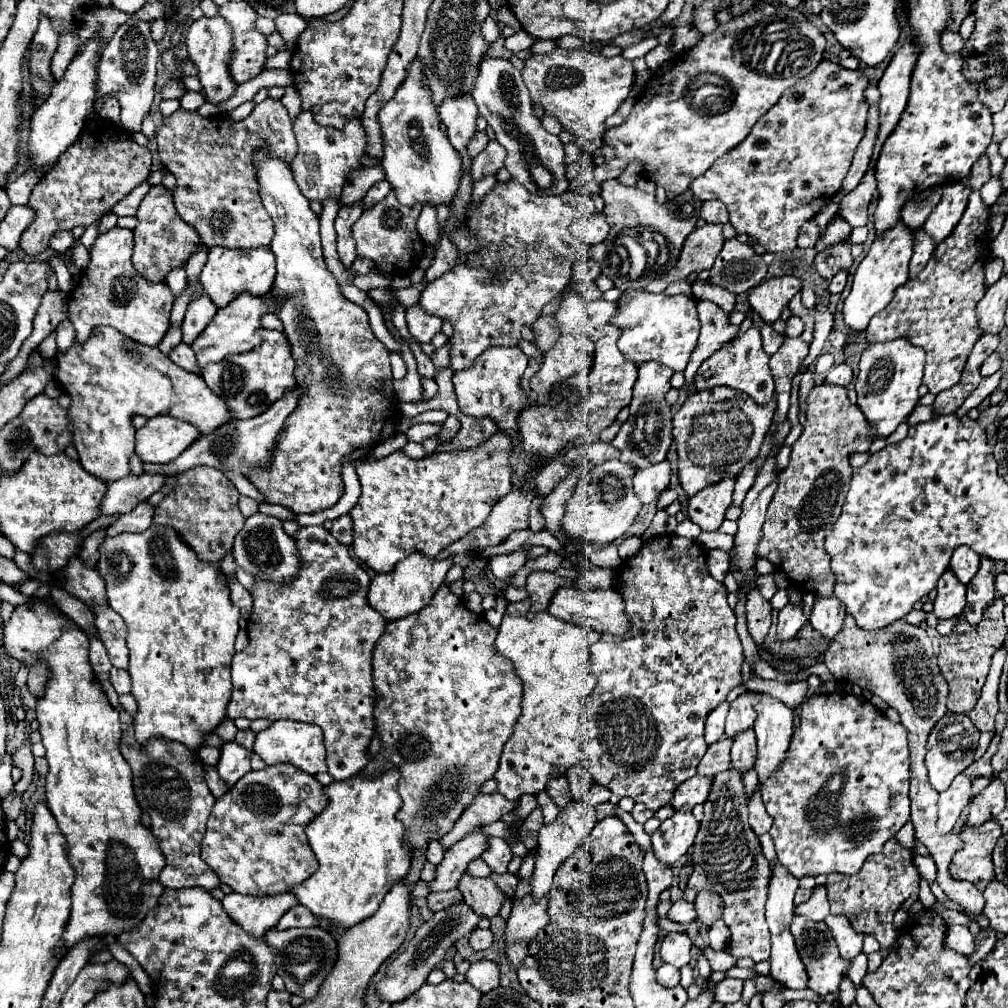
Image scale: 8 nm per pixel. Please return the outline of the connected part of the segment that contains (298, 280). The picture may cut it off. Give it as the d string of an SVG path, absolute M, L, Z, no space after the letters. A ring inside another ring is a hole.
M267 147L257 149L253 163L257 169L261 201L275 223L275 237L269 249L277 261L277 277L271 295L277 301L275 315L283 321L283 333L291 343L295 379L297 387L301 389L301 397L297 409L287 417L285 427L279 433L271 469L253 473L249 481L267 497L269 503L279 503L295 513L317 513L333 507L345 493L345 483L341 479L343 459L357 449L375 447L397 433L401 401L393 389L395 379L391 375L389 349L373 335L365 309L351 303L341 293L335 275L327 269L319 239L319 217L311 211L309 201L301 195L291 167L277 157L269 157Z

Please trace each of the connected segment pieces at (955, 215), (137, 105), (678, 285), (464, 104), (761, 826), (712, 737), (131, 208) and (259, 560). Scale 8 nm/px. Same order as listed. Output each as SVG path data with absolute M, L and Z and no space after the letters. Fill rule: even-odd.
M953 183L943 189L943 197L941 197L939 205L931 211L931 215L923 223L923 231L927 235L931 235L935 245L941 243L959 223L959 219L965 211L969 193L971 193L971 189L965 183Z
M127 21L123 23L111 41L107 43L101 63L99 63L99 81L97 81L97 97L115 95L121 105L121 127L131 133L141 131L143 115L151 111L151 103L155 97L155 75L157 75L157 45L151 37L151 21Z
M687 279L671 283L663 293L665 293L665 295L677 295L677 293L681 293L681 295L689 295L689 297L693 297L693 295L691 295L691 283L689 283Z
M469 93L445 97L439 107L439 117L447 127L447 137L451 145L463 155L462 174L466 174L471 167L471 159L467 157L467 143L475 133L475 119L477 119L477 105L469 99Z
M753 791L751 797L749 797L749 823L753 827L753 831L757 835L763 835L771 829L771 823L773 823L773 817L765 811L765 805L761 801L761 793L759 791Z
M723 701L721 705L717 705L709 715L707 715L707 723L705 723L705 741L707 743L715 743L723 737L723 727L725 727L725 717L729 711L729 703Z
M145 179L139 187L135 187L125 199L121 199L121 201L113 207L113 213L119 215L119 217L123 217L123 215L135 215L139 203L141 203L141 199L145 197L147 191L149 191L149 181Z
M255 513L245 519L245 525L233 543L233 559L237 567L245 569L255 579L271 583L293 583L293 579L297 579L297 571L301 569L297 545L293 543L293 537L283 531L283 521L265 513Z

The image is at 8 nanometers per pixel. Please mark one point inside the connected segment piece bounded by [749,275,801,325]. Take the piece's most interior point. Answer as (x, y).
(768, 299)

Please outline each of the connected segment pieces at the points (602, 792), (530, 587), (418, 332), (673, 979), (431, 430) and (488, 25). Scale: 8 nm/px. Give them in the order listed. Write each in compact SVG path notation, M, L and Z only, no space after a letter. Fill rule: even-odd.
M593 783L593 785L591 785L591 789L589 789L589 791L587 791L587 795L585 795L585 801L587 801L587 805L595 807L595 805L599 805L599 803L609 801L609 797L611 797L611 791L609 791L607 787Z
M549 571L531 573L527 577L527 587L525 587L531 599L531 610L528 611L527 618L532 619L537 611L545 611L549 607L551 595L557 591L557 587L563 587L563 585L577 585L577 583Z
M419 305L407 309L407 327L411 335L421 343L429 343L433 335L441 331L441 325L443 325L441 317L427 315Z
M661 965L657 969L657 981L661 981L665 987L679 985L679 969L673 965Z
M415 423L415 425L411 425L403 435L405 435L409 441L413 441L413 443L421 443L423 439L437 435L439 429L441 429L441 425L433 425L433 423Z
M487 17L485 21L483 21L483 25L481 25L481 37L487 41L487 43L491 43L491 41L495 41L497 37L499 37L499 25L497 25L497 21L493 19L493 17Z

